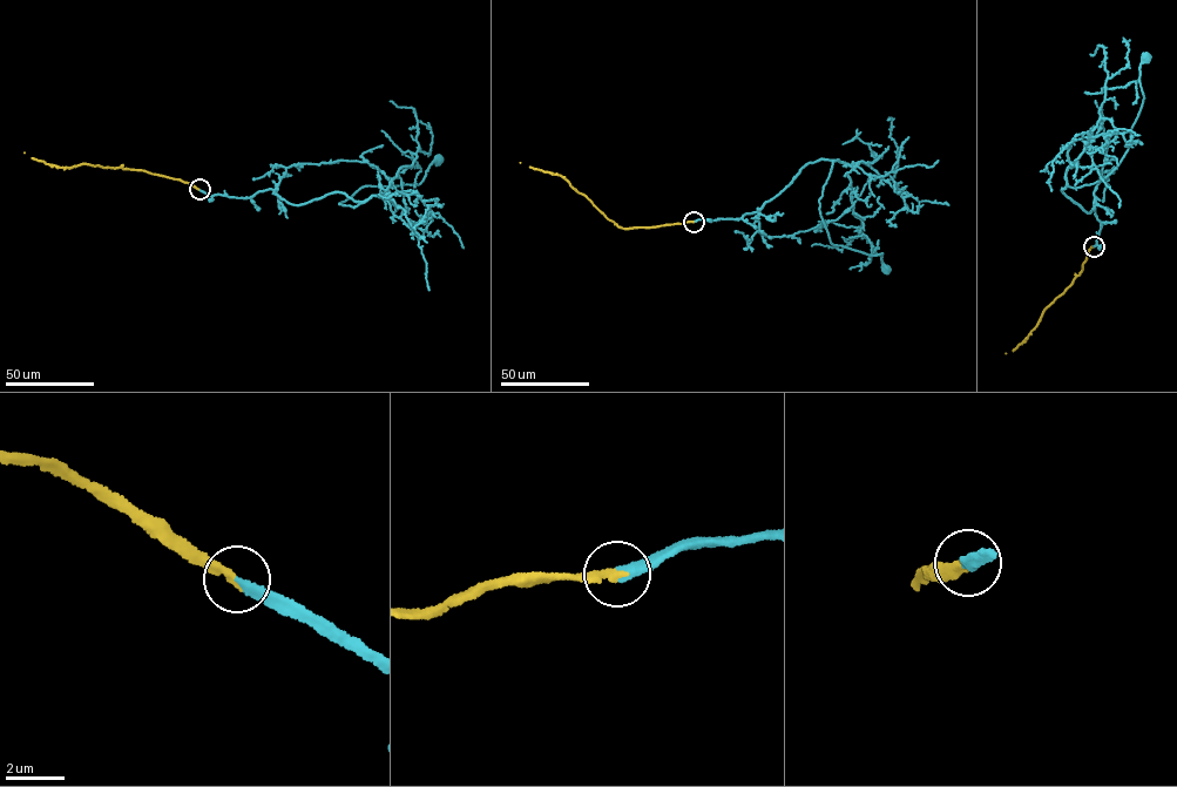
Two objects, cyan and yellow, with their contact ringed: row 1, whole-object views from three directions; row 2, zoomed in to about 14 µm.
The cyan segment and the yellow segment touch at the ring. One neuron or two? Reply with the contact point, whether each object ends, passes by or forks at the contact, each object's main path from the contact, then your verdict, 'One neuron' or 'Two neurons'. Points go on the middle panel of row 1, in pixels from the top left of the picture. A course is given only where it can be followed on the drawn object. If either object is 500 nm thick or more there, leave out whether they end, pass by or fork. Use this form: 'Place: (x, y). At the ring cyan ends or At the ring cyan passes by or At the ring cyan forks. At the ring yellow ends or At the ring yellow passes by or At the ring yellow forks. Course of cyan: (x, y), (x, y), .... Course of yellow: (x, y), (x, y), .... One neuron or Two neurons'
Place: (694, 222). At the ring cyan ends. At the ring yellow ends. Course of cyan: (694, 221), (753, 212), (807, 163), (833, 161), (818, 202), (830, 241), (883, 253), (886, 268). Course of yellow: (694, 222), (620, 228), (562, 176), (520, 162). One neuron

